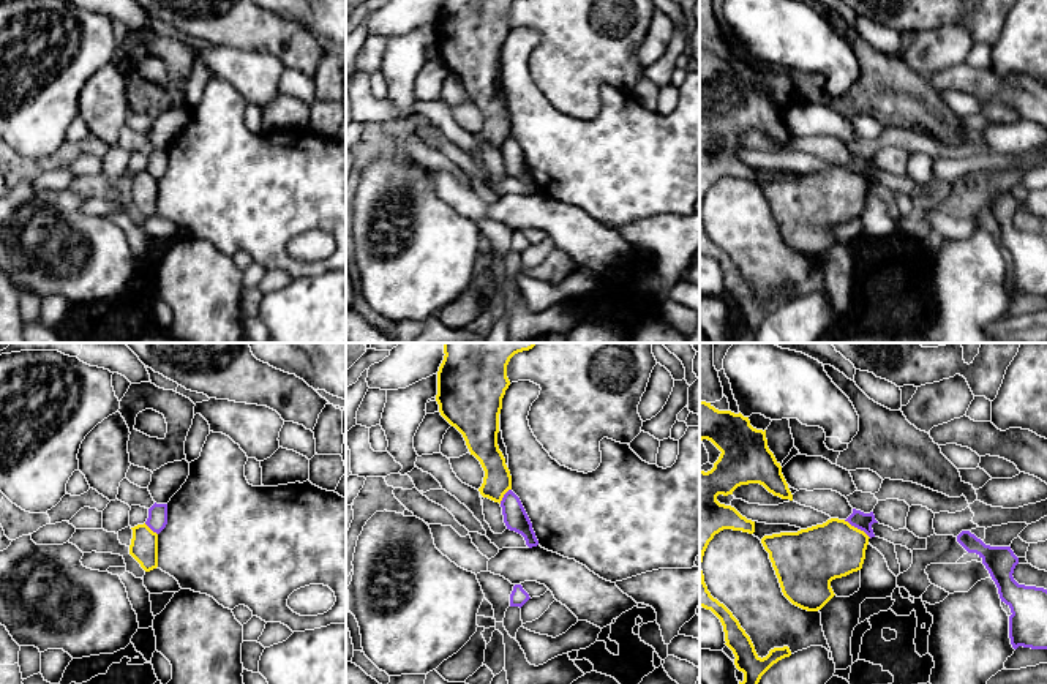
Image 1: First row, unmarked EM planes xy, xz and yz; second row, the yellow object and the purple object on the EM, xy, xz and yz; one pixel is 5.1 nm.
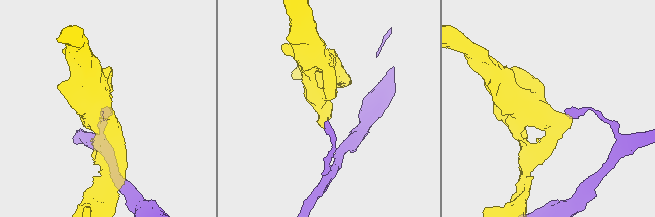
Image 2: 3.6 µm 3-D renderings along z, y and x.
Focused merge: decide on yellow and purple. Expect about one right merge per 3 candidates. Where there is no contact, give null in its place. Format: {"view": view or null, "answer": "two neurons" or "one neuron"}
{"view": "yz", "answer": "two neurons"}

